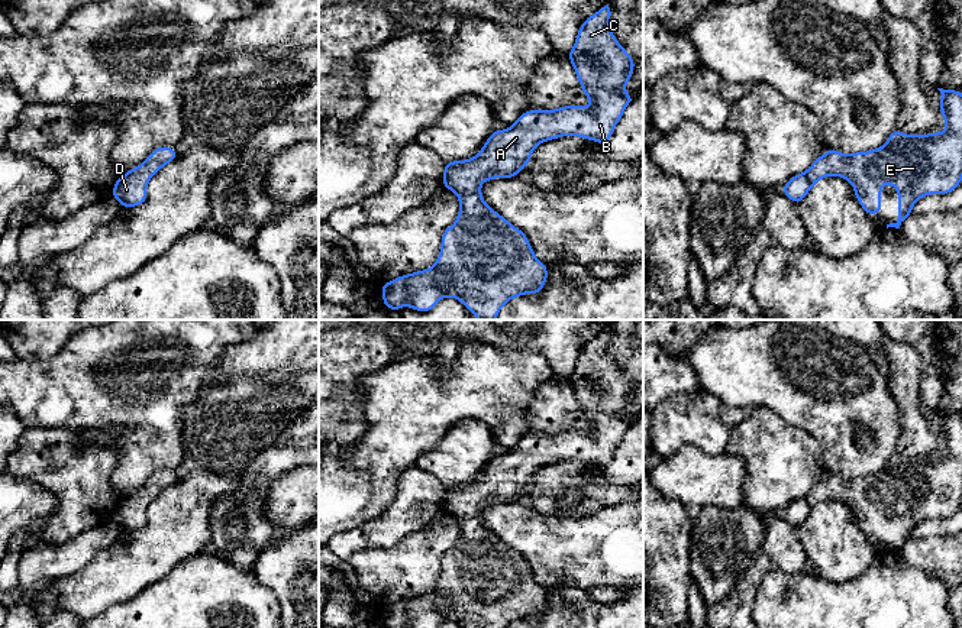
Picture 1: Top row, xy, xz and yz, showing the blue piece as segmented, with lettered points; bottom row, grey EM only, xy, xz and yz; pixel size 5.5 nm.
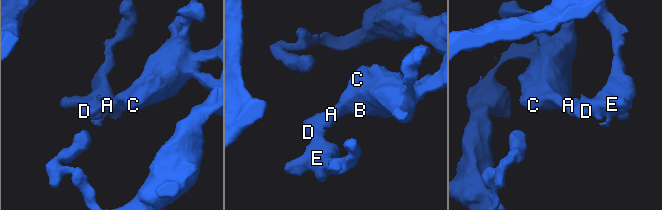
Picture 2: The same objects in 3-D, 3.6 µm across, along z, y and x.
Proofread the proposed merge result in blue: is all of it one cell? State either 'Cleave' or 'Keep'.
Keep

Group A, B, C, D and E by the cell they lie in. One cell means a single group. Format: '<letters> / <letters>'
A B C D E

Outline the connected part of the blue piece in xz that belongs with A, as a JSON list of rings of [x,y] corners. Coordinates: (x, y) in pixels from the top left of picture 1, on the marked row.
[[[606,3],[588,17],[568,54],[582,91],[591,100],[590,107],[565,106],[551,111],[524,111],[507,130],[495,130],[475,158],[446,162],[443,187],[459,197],[461,211],[456,221],[443,232],[440,253],[432,268],[382,285],[382,300],[388,310],[409,305],[426,313],[449,295],[459,300],[478,320],[495,320],[507,301],[523,294],[538,294],[543,288],[548,278],[546,265],[535,258],[526,234],[484,203],[480,187],[493,178],[517,177],[529,164],[533,149],[545,140],[575,135],[603,145],[610,139],[626,106],[636,98],[624,93],[635,61],[611,33],[610,14],[611,7]]]

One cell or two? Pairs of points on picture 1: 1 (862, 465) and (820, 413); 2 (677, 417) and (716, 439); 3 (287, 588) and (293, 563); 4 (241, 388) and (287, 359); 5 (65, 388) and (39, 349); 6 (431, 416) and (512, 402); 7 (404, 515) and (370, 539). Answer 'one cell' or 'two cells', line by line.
1: one cell
2: one cell
3: one cell
4: two cells
5: two cells
6: one cell
7: one cell

